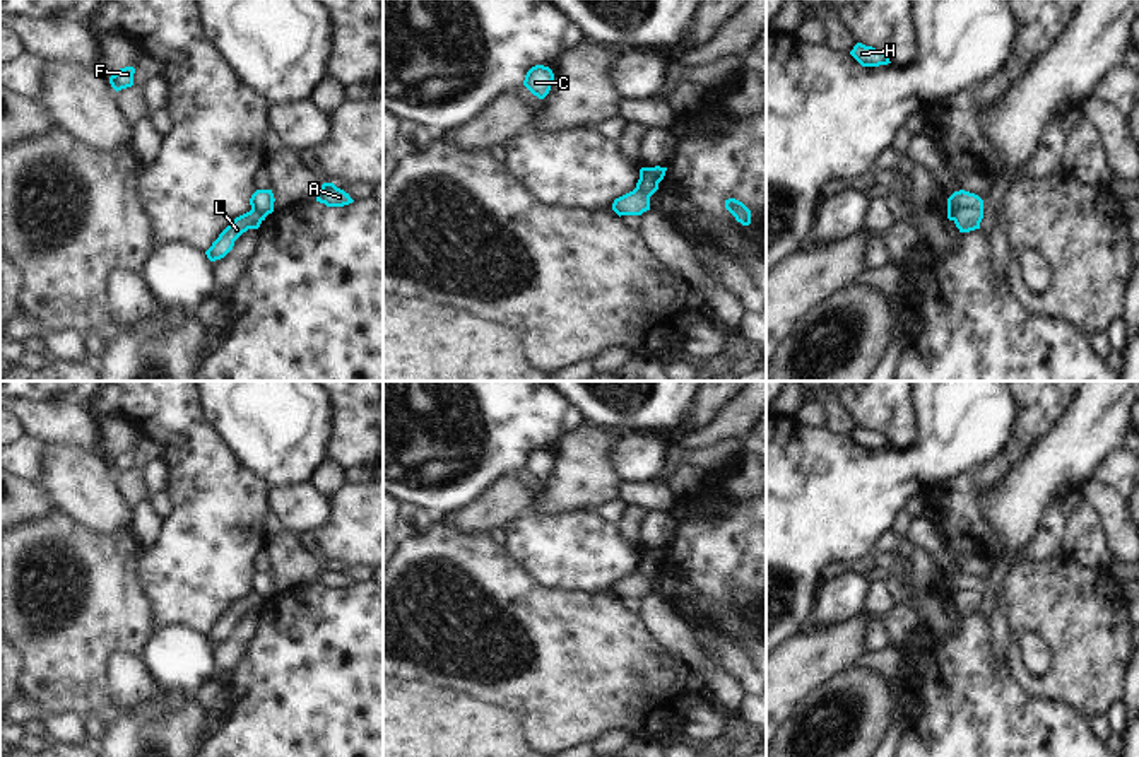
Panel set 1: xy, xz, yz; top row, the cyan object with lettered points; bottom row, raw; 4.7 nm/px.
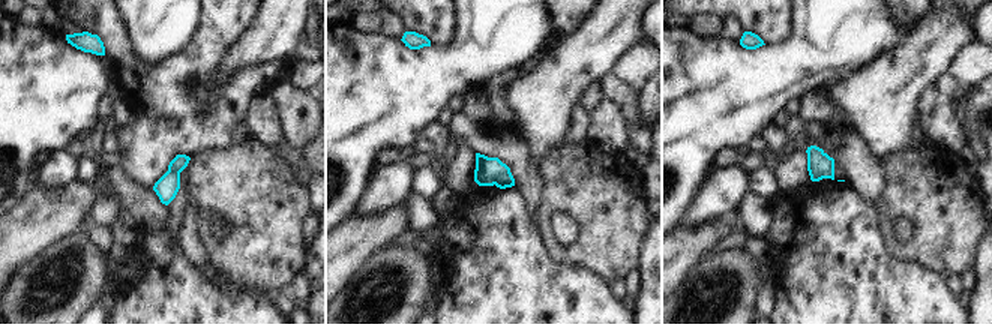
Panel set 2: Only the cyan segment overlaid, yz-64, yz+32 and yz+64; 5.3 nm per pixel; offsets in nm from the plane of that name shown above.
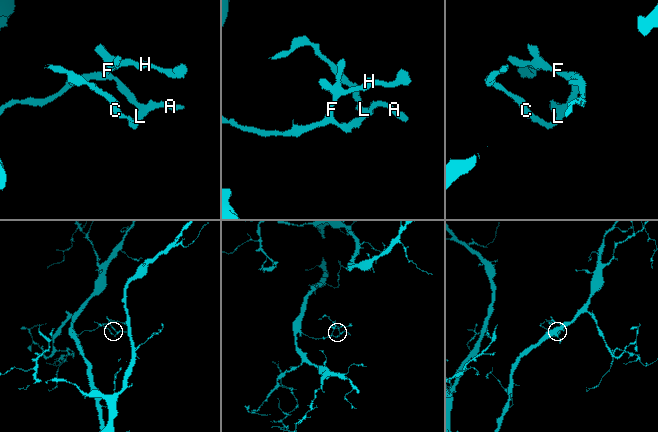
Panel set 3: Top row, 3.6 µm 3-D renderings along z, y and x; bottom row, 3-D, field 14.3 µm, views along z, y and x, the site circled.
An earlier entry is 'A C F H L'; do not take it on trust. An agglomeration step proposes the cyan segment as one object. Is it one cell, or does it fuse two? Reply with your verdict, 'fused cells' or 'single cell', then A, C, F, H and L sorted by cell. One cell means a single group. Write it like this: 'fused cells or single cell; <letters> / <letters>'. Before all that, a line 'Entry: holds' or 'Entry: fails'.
Entry: fails
fused cells; A F H / C L

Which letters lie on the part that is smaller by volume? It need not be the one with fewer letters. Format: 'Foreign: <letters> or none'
Foreign: C, L

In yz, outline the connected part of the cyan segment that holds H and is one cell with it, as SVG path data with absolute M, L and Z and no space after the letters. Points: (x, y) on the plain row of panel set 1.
M857 425L853 429L853 432L850 434L850 437L862 448L862 449L879 449L879 448L888 448L891 446L889 444L889 439L881 434L881 432L876 432L872 429L865 429L862 425Z

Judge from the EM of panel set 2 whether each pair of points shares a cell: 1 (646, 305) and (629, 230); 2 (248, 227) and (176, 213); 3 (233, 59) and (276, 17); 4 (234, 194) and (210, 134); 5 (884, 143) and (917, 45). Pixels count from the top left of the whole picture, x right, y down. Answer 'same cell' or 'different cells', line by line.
1: different cells
2: different cells
3: same cell
4: different cells
5: same cell

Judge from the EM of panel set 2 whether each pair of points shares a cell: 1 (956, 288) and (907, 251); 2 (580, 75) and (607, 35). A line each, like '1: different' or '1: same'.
1: different
2: same

